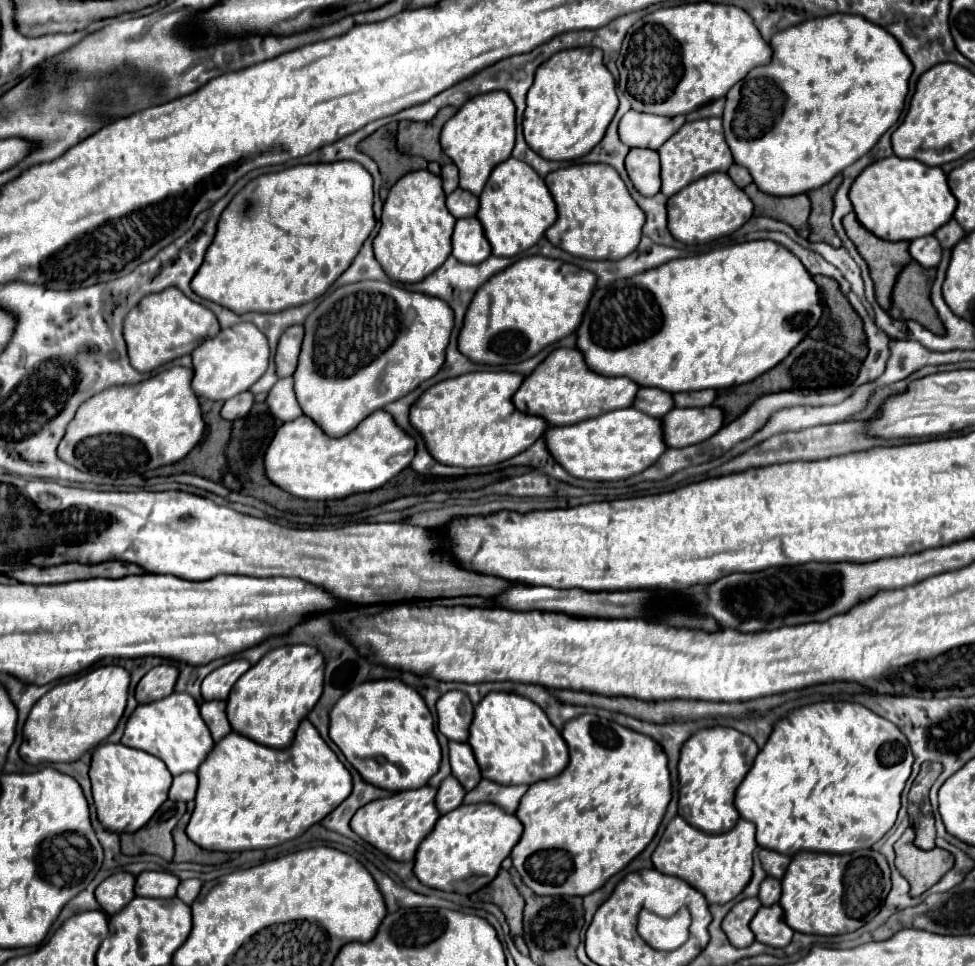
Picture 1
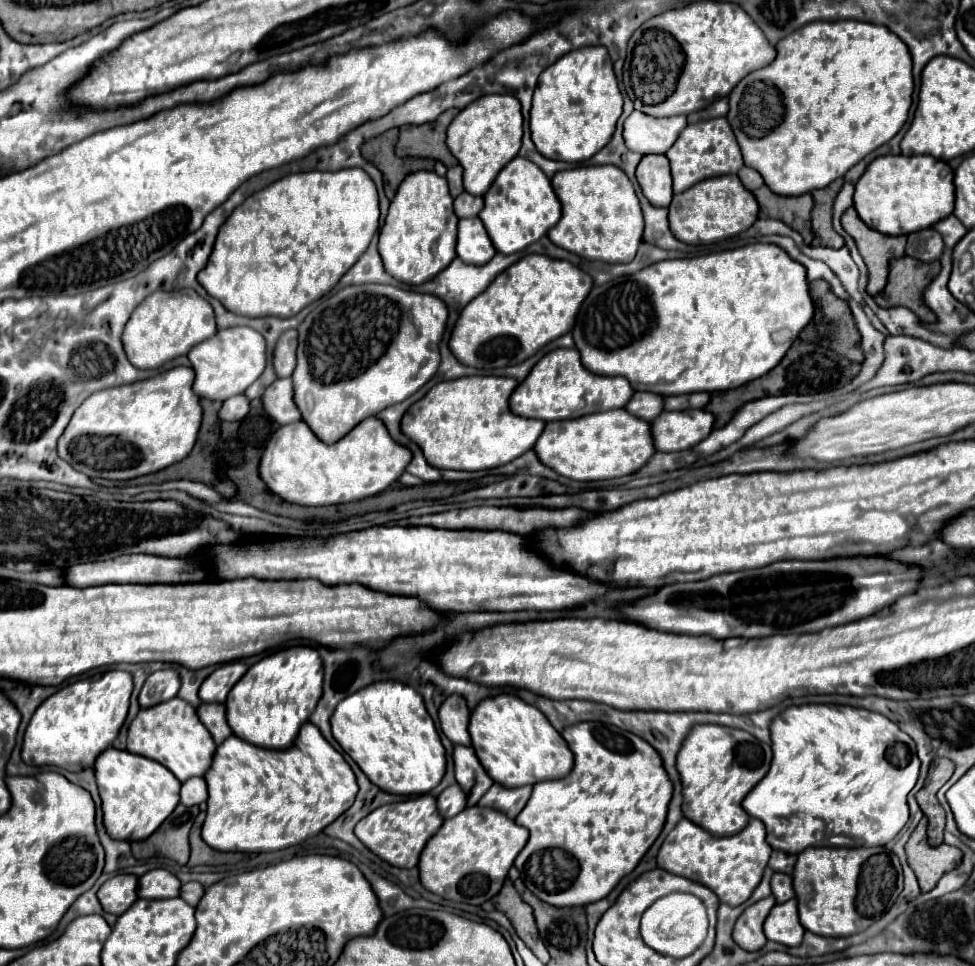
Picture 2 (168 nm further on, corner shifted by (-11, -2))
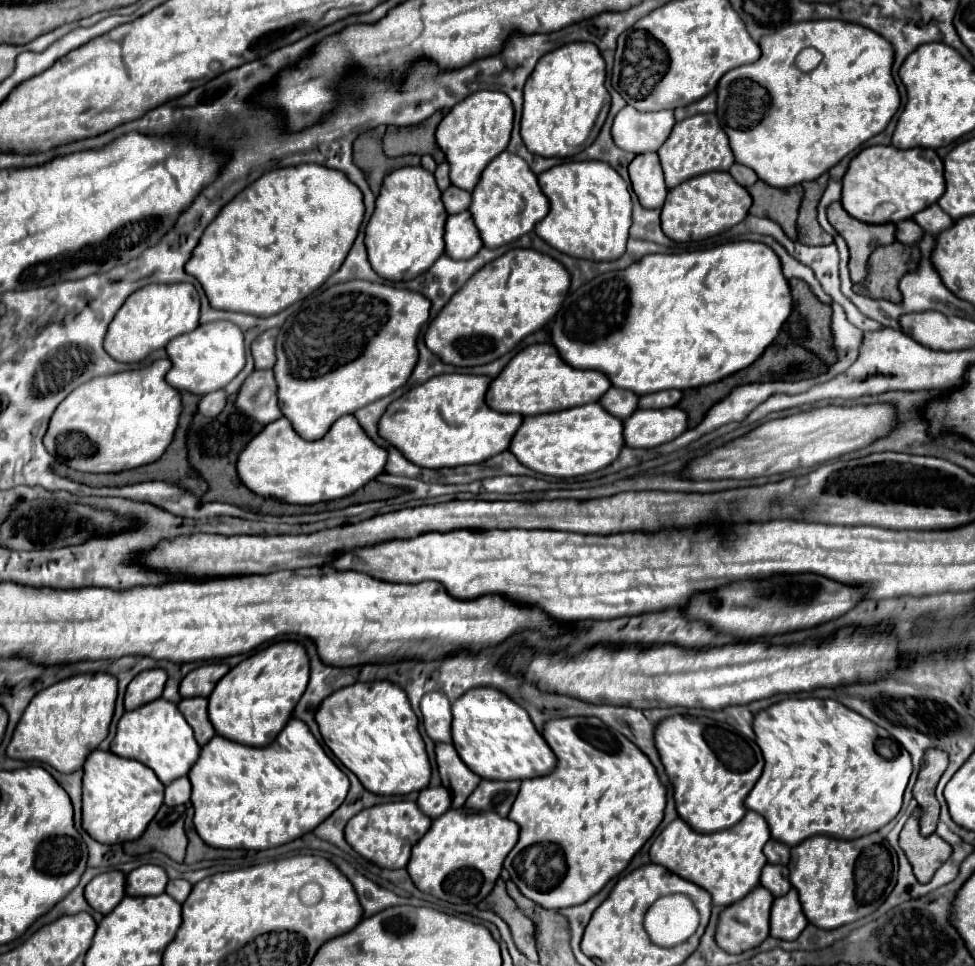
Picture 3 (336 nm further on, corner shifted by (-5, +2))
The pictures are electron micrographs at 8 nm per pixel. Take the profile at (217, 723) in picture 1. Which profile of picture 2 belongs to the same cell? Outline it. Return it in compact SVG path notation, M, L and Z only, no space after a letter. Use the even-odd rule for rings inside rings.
M201 704L197 708L199 718L203 720L203 724L207 726L207 730L211 732L215 744L221 744L223 740L227 740L233 732L227 726L227 716L225 716L225 704Z

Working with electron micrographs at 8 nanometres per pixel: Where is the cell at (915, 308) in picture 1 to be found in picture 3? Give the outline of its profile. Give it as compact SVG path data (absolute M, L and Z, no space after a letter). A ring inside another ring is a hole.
M901 242L877 246L869 256L867 278L863 280L859 294L901 302L901 292L897 284L901 276L915 270L917 264L919 264L917 246L905 246Z

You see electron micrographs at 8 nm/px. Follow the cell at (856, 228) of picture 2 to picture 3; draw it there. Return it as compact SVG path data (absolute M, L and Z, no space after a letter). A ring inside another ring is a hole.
M841 202L829 204L827 210L829 224L843 236L849 246L849 274L851 282L863 282L867 276L867 258L871 256L875 246L895 242L895 224L885 226L869 226L865 222L857 222L857 218L849 216Z

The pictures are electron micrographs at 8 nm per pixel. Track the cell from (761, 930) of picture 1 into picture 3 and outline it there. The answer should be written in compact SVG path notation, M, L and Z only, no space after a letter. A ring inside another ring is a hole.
M791 888L785 896L775 898L771 908L771 936L779 940L797 940L805 930L807 918L803 914L797 890Z

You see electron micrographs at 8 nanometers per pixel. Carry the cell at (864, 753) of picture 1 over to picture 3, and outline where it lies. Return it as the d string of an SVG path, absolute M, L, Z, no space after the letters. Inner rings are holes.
M787 698L761 710L755 714L753 732L757 746L761 746L765 766L755 788L745 798L745 808L759 812L769 824L771 838L789 846L813 834L855 840L877 832L901 810L901 798L911 776L911 758L901 746L897 746L893 758L881 758L875 752L875 728L873 722L833 700Z

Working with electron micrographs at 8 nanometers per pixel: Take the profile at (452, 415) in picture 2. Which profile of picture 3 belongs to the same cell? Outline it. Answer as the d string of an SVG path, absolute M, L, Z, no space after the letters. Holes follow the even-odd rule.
M441 374L425 384L413 386L399 400L391 402L383 416L379 418L379 436L395 446L409 462L413 464L479 464L503 450L509 448L509 442L515 430L521 424L521 416L495 412L485 404L485 392L491 384L489 376L473 376L473 374Z

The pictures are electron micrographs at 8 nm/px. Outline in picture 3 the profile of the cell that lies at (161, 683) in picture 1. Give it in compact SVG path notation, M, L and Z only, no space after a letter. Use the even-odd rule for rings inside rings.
M153 668L153 670L145 670L137 674L127 686L125 710L135 710L137 706L159 698L165 682L167 682L167 674L161 668Z

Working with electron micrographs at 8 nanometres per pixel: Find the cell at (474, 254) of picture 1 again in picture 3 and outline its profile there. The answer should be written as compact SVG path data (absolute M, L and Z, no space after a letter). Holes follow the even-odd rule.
M459 212L445 222L445 254L451 258L473 258L483 246L471 214Z

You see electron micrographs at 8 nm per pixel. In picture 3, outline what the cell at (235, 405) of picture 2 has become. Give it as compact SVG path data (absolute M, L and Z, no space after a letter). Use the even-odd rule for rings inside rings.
M215 390L215 392L205 394L199 400L199 404L197 404L199 414L203 414L203 416L217 416L225 408L225 398L227 398L227 394L223 390Z

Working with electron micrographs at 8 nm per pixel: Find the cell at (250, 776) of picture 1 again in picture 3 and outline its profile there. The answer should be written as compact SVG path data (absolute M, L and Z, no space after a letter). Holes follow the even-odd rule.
M291 718L277 740L263 748L243 746L223 736L213 736L201 748L199 760L193 764L187 778L191 780L195 830L203 842L213 848L267 850L293 842L329 818L329 814L343 804L349 790L347 776L325 754L321 744L309 734L309 728L299 718Z

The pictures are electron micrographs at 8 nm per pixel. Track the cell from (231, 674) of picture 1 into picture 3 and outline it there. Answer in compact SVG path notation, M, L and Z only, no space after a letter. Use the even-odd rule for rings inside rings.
M205 664L195 670L191 670L183 680L181 680L181 698L191 698L191 696L209 696L213 686L219 682L221 676L225 676L229 670L227 664Z

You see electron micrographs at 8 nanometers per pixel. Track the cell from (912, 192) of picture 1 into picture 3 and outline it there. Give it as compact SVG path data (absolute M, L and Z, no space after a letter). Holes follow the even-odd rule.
M869 146L853 156L843 178L843 208L867 224L887 224L911 218L931 206L945 190L943 160L931 148L897 150L893 146Z

